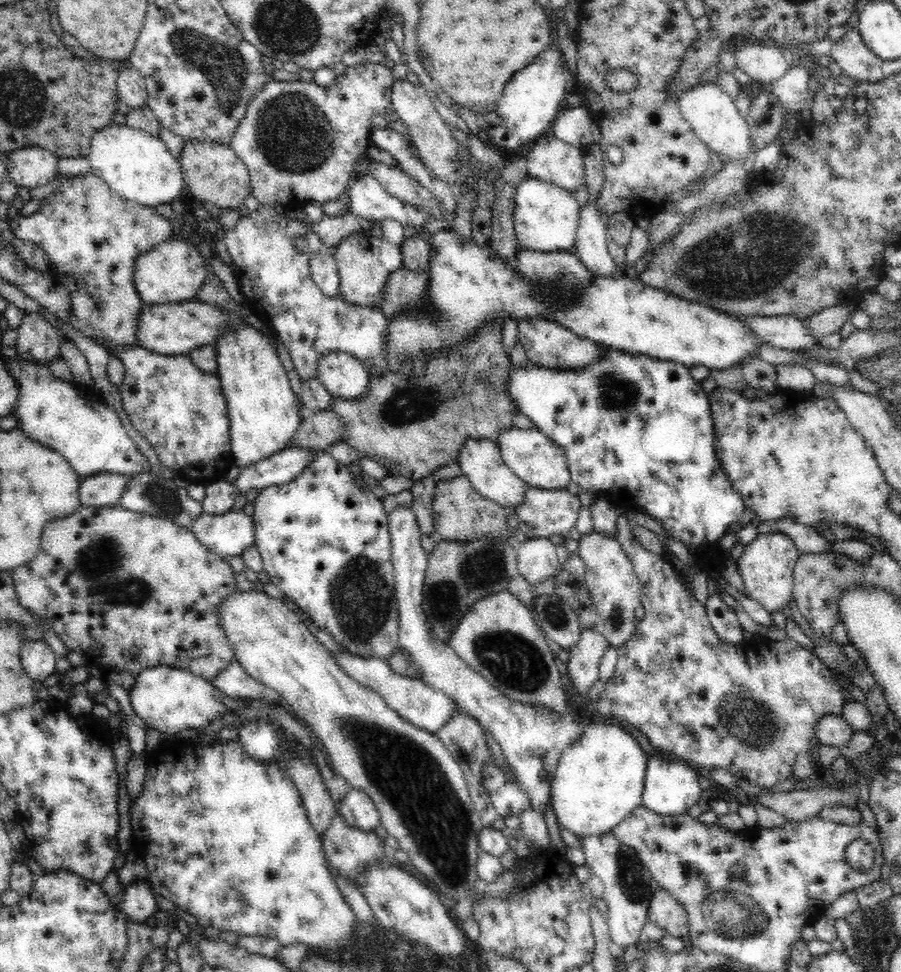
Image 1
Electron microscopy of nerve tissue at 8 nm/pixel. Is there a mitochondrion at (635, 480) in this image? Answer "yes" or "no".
no

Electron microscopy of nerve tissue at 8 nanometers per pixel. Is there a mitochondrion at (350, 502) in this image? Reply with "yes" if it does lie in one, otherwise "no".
no

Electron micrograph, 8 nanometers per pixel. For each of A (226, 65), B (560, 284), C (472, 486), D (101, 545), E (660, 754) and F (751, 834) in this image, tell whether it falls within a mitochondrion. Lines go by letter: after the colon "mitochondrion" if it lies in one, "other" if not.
A: mitochondrion
B: mitochondrion
C: other
D: mitochondrion
E: other
F: other

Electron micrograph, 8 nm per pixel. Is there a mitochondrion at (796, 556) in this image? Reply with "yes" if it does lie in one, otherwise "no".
no

